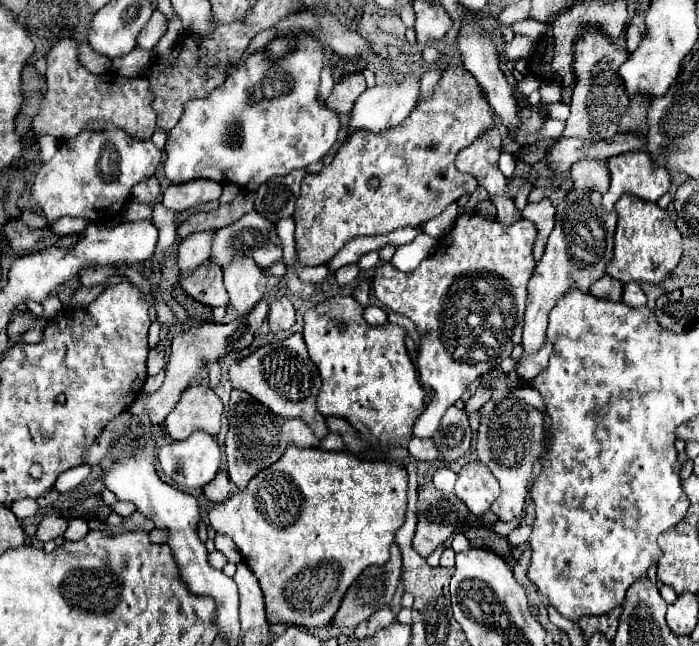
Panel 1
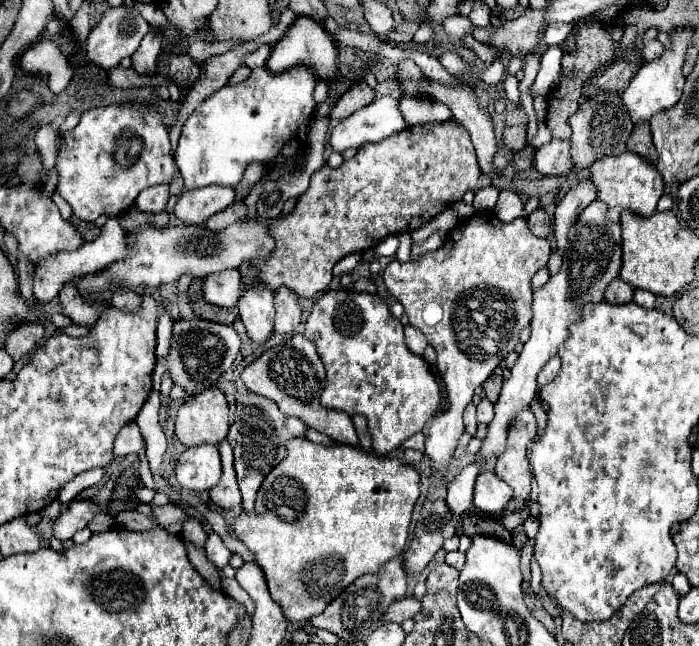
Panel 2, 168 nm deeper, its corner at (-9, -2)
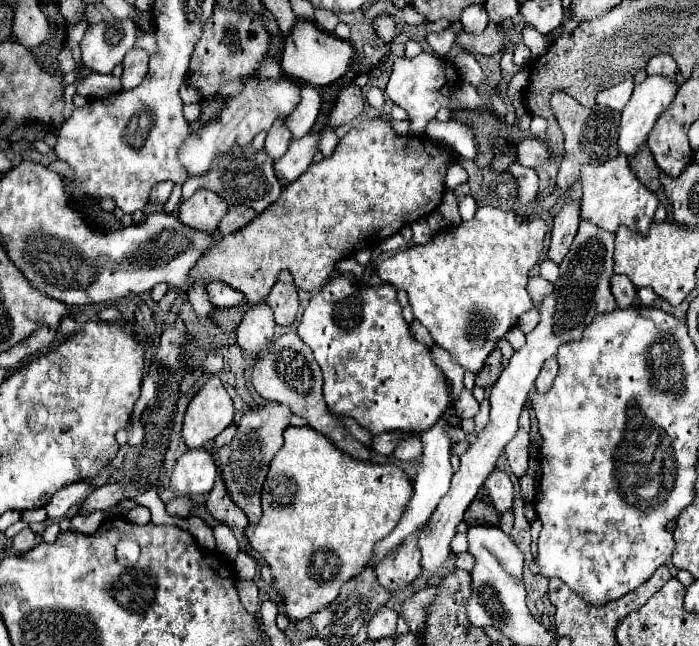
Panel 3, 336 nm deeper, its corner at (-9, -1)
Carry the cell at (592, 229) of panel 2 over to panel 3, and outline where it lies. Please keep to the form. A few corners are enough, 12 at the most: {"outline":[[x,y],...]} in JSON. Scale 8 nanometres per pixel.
{"outline":[[581,221],[539,325],[491,387],[491,419],[419,533],[421,569],[517,433],[543,361],[617,303],[613,235]]}

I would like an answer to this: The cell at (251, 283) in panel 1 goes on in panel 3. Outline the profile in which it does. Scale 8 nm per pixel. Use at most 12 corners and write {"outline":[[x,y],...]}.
{"outline":[[253,305],[237,327],[237,345],[259,355],[275,333],[269,305]]}

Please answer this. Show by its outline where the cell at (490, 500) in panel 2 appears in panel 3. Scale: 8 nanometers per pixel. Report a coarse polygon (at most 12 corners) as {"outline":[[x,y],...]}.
{"outline":[[505,471],[485,481],[489,501],[499,513],[513,507],[515,489]]}

